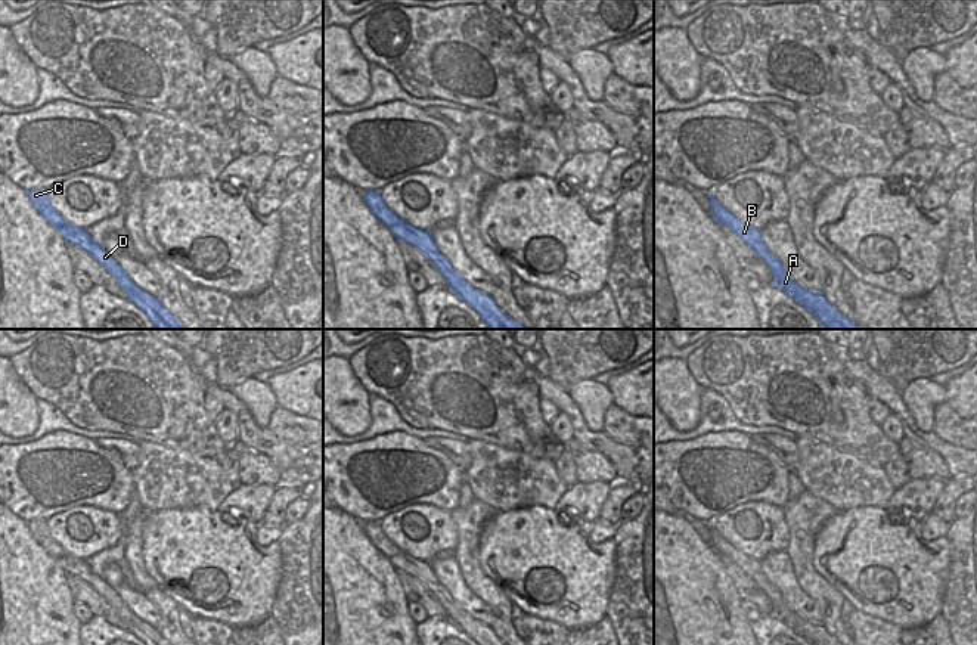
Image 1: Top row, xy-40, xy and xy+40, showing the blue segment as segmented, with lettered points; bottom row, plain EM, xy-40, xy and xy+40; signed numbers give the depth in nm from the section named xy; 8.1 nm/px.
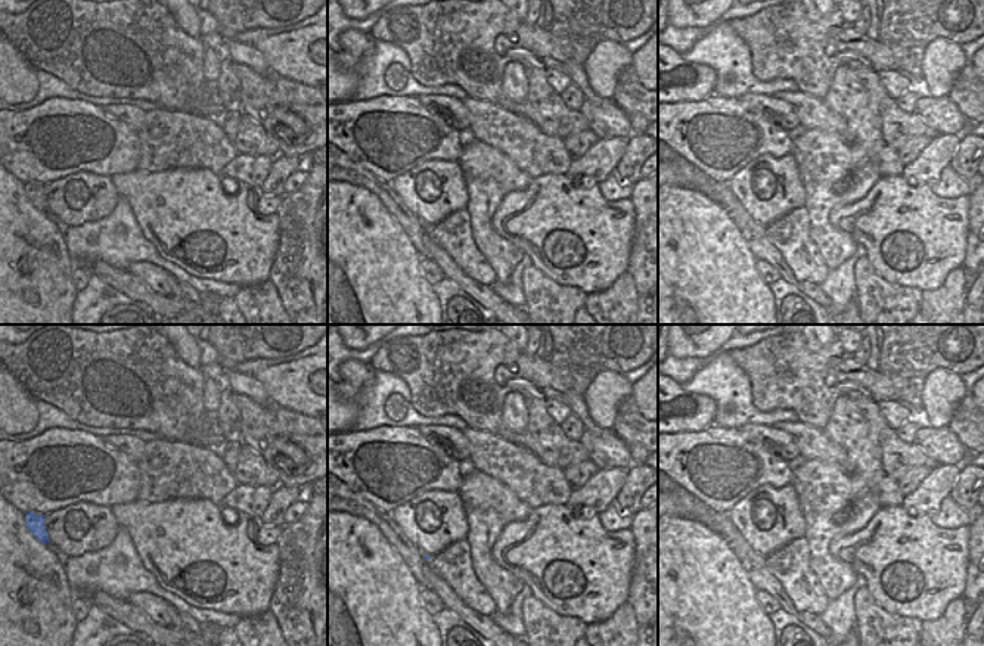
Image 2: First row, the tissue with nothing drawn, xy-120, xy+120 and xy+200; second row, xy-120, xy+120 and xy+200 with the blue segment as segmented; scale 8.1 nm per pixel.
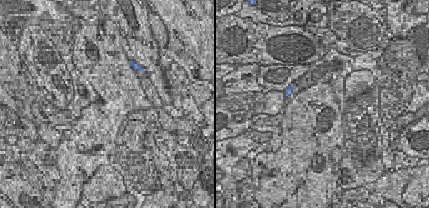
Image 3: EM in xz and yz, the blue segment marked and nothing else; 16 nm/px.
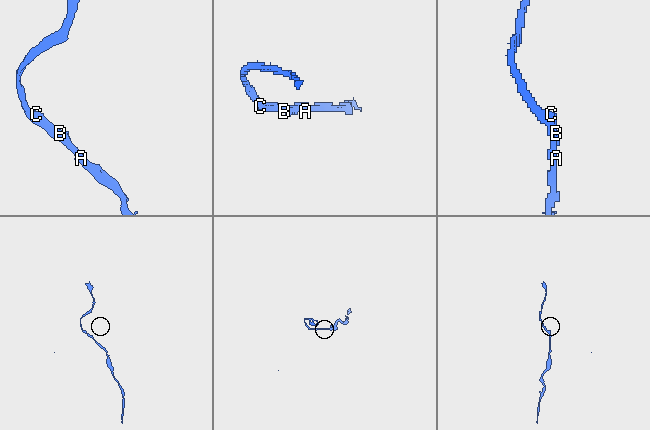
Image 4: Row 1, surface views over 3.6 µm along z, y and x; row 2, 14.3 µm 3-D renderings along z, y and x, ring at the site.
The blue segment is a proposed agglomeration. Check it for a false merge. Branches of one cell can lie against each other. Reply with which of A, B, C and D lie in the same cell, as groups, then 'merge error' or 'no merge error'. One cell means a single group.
A B C D | no merge error

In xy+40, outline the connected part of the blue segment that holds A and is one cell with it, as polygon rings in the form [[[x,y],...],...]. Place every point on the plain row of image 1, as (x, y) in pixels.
[[[708,522],[708,528],[713,551],[717,552],[719,556],[726,556],[731,562],[738,565],[748,576],[748,579],[766,593],[773,607],[772,615],[787,623],[797,635],[807,639],[812,645],[841,645],[826,632],[822,623],[807,621],[790,610],[781,592],[775,589],[763,574],[760,561],[756,561],[736,551],[713,528],[713,522]]]

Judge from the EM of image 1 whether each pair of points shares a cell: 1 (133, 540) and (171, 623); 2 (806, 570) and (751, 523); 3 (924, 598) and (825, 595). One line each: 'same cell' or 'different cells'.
1: same cell
2: different cells
3: different cells

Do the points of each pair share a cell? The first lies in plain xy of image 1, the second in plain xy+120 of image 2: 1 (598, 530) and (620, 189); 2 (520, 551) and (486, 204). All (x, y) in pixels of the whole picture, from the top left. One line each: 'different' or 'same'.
1: same
2: different

